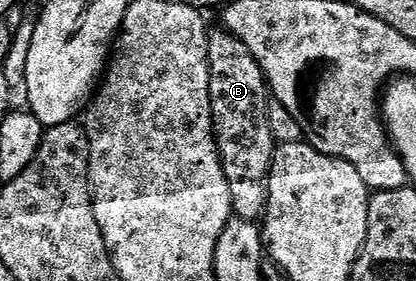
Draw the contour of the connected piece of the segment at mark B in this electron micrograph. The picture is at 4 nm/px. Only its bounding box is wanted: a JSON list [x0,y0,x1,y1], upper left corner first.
[208,27,277,221]

